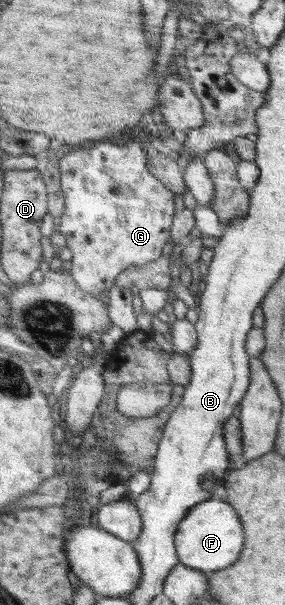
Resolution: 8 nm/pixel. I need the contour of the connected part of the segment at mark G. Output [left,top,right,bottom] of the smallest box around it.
[59,141,176,297]

